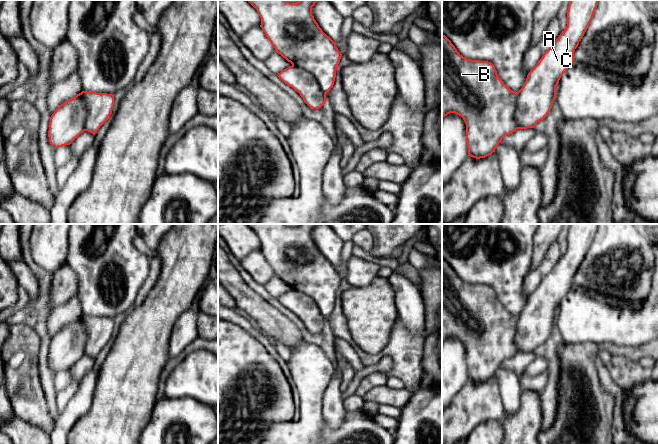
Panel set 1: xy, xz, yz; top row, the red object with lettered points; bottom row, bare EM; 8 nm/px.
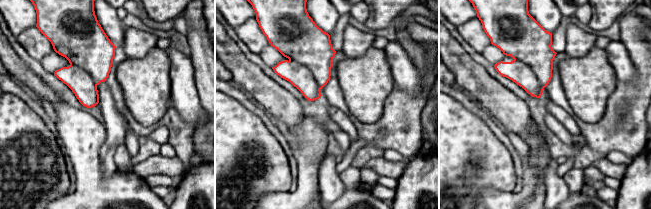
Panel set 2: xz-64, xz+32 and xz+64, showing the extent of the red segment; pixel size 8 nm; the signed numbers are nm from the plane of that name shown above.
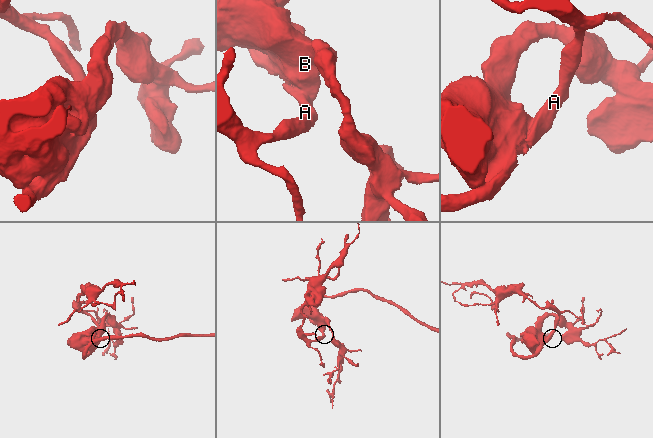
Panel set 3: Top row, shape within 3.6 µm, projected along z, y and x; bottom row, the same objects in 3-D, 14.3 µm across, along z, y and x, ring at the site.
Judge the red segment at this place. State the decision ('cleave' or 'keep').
keep

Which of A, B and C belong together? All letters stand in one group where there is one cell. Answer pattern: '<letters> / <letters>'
A B C

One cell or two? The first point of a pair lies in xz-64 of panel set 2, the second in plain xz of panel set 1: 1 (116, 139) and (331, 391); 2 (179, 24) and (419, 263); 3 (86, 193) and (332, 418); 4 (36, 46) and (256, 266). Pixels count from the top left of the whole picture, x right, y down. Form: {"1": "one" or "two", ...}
{"1": "one", "2": "one", "3": "two", "4": "one"}

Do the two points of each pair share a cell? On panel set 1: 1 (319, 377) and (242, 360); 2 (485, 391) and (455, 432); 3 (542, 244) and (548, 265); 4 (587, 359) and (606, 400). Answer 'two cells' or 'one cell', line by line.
1: two cells
2: one cell
3: two cells
4: one cell

